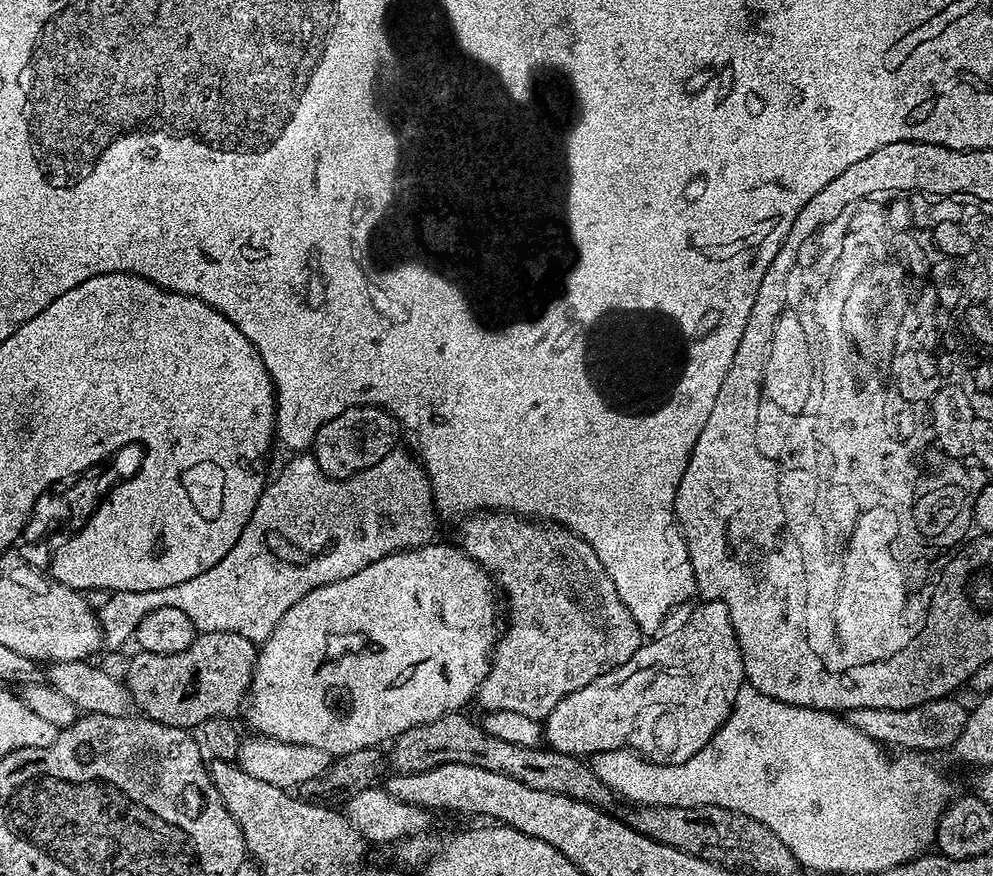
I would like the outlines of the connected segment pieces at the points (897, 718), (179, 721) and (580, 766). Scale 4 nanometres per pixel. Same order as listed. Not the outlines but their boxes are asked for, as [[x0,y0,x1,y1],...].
[[846,698,969,754],[126,632,257,730],[390,712,614,809]]

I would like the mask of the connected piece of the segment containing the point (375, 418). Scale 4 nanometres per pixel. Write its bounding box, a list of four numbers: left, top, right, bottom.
[310,404,398,480]

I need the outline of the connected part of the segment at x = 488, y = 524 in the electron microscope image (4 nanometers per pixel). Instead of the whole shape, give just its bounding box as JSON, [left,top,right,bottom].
[458,510,642,722]

